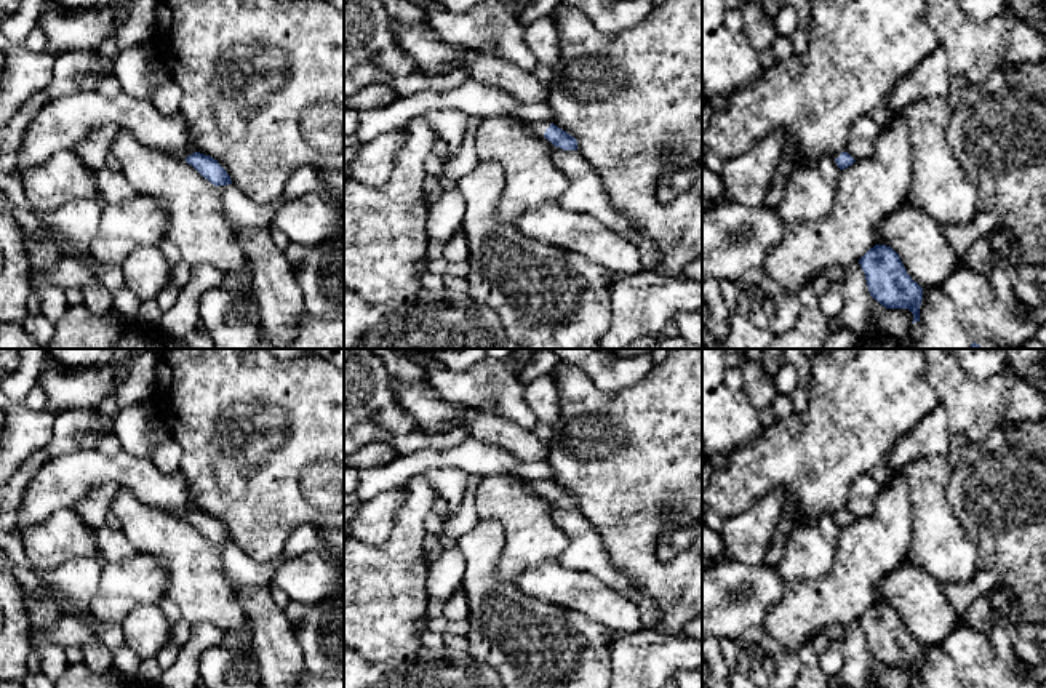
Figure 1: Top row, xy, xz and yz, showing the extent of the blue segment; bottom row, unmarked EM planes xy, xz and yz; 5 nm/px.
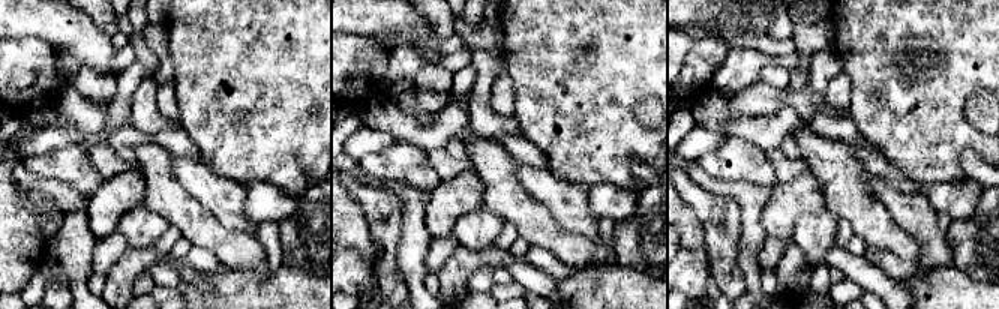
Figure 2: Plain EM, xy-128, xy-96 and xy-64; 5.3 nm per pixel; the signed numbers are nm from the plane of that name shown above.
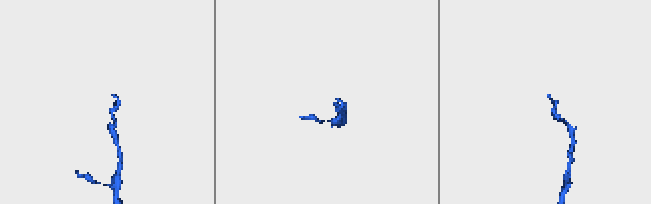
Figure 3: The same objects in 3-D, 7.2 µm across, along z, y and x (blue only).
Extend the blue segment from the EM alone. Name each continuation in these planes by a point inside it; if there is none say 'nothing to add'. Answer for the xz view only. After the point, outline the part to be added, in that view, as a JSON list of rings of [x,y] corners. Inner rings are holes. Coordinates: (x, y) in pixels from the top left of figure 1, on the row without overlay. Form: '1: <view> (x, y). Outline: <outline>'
1: xz (536, 487). Outline: [[[521,478],[521,480],[523,480],[523,488],[528,493],[533,493],[533,494],[537,494],[537,496],[544,496],[545,488],[550,485],[549,480],[526,480],[526,478]],[[545,498],[545,499],[549,499],[549,498]]]

